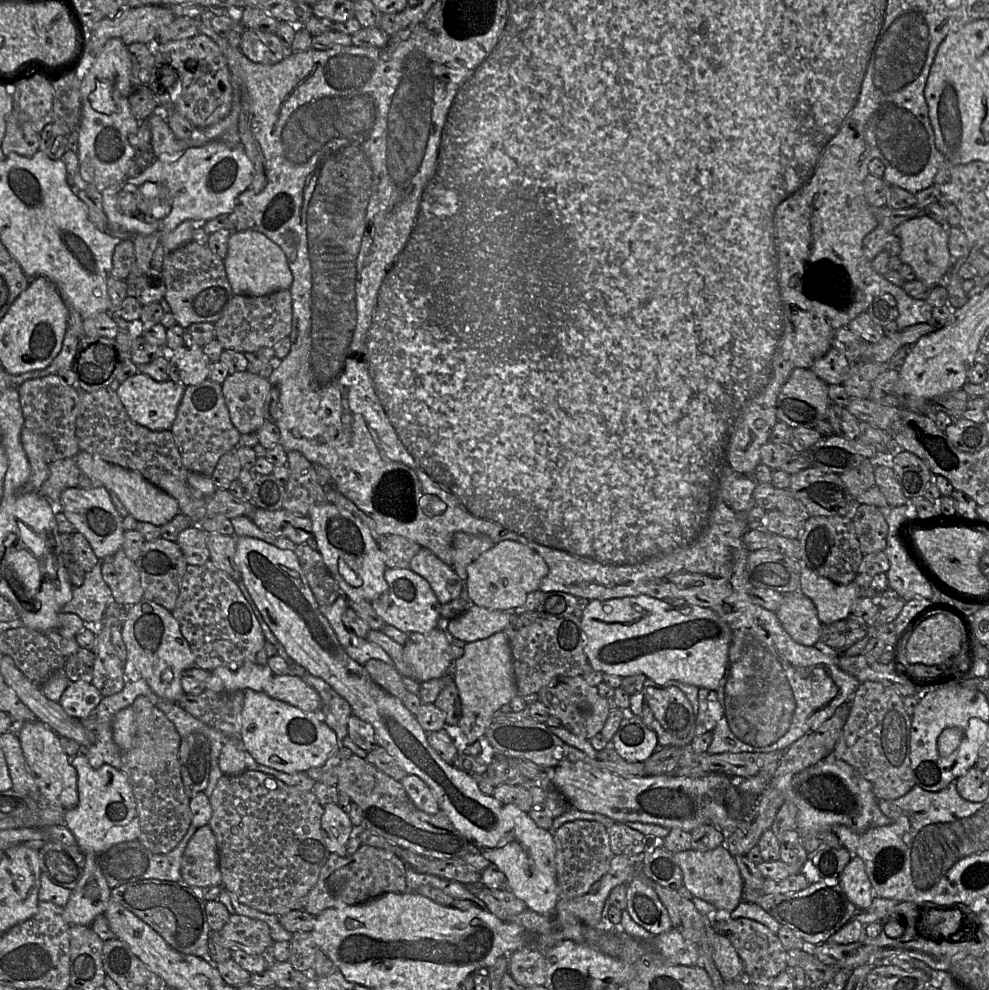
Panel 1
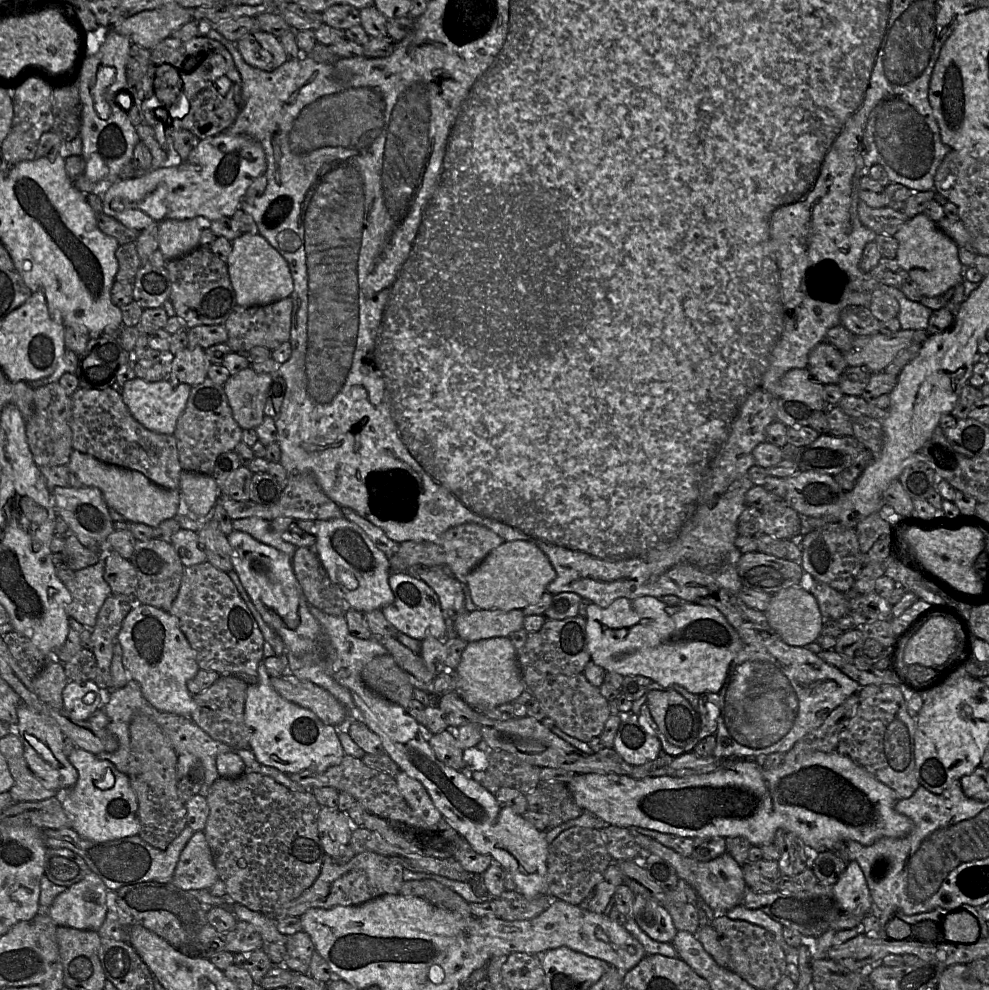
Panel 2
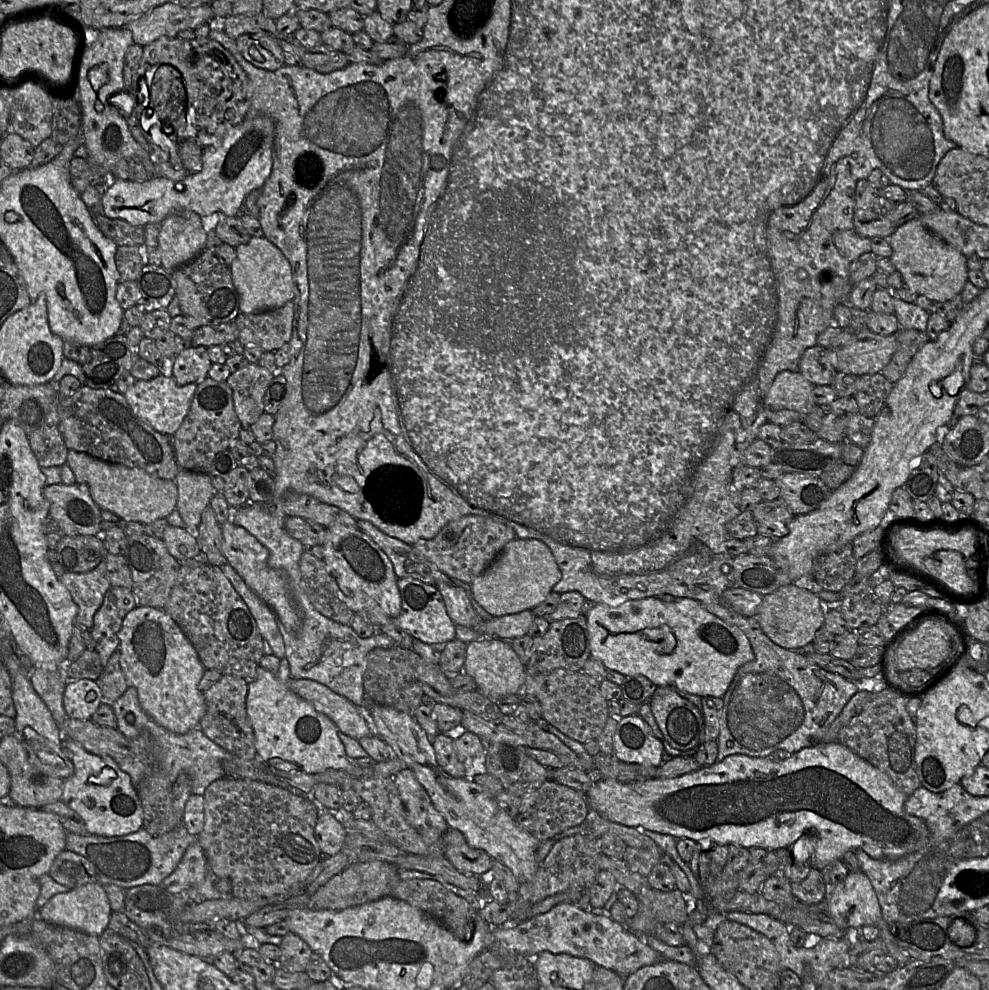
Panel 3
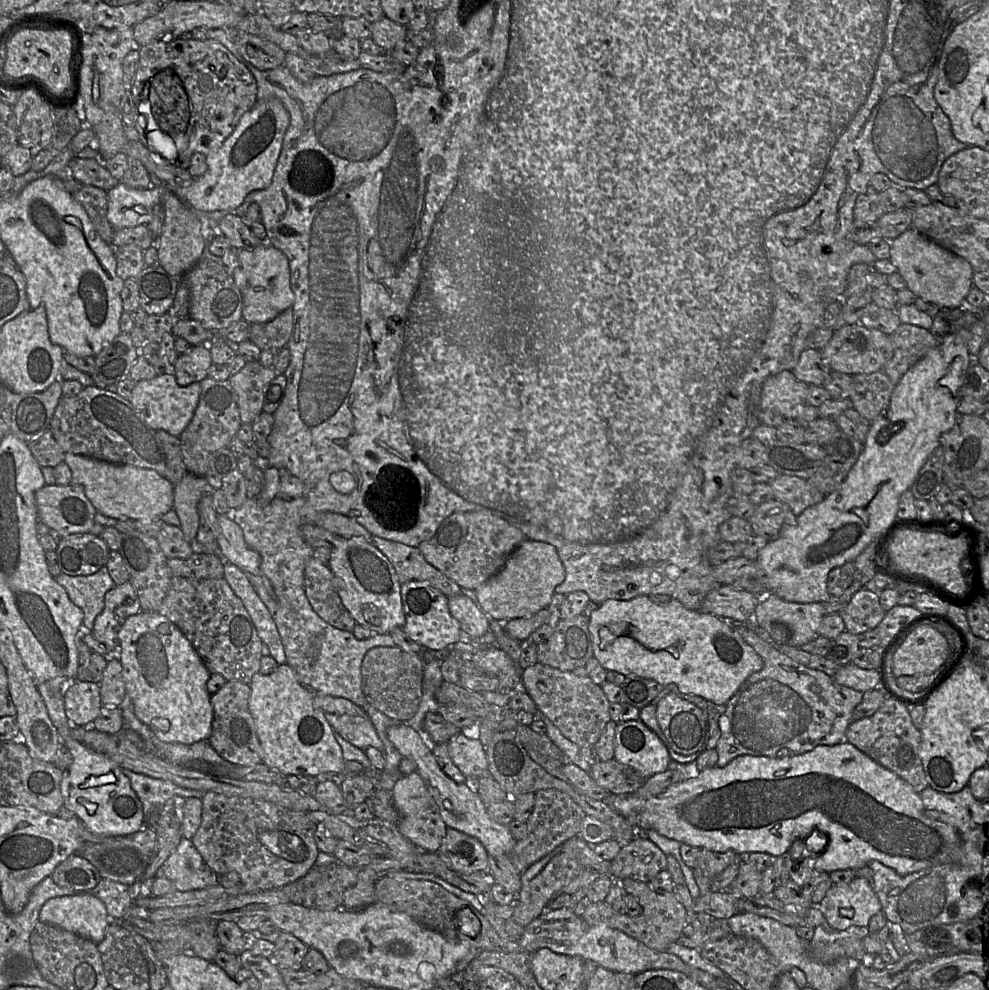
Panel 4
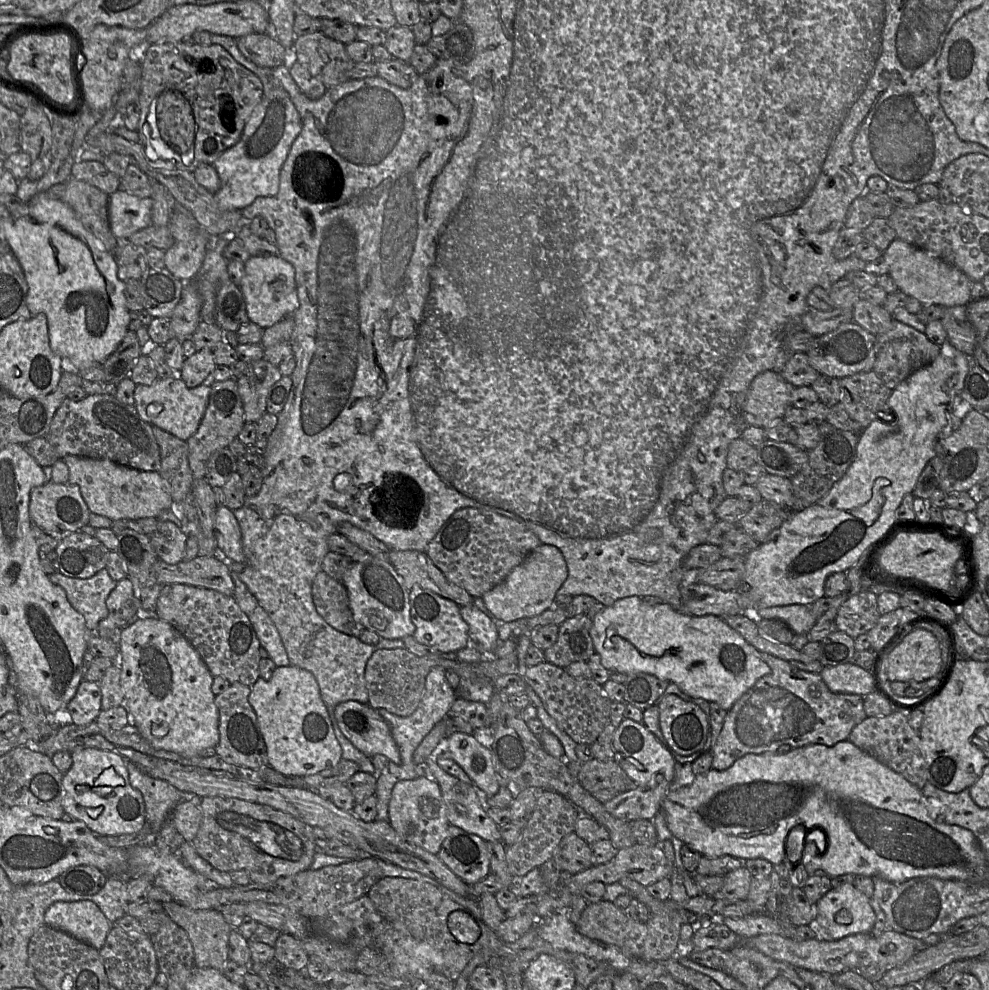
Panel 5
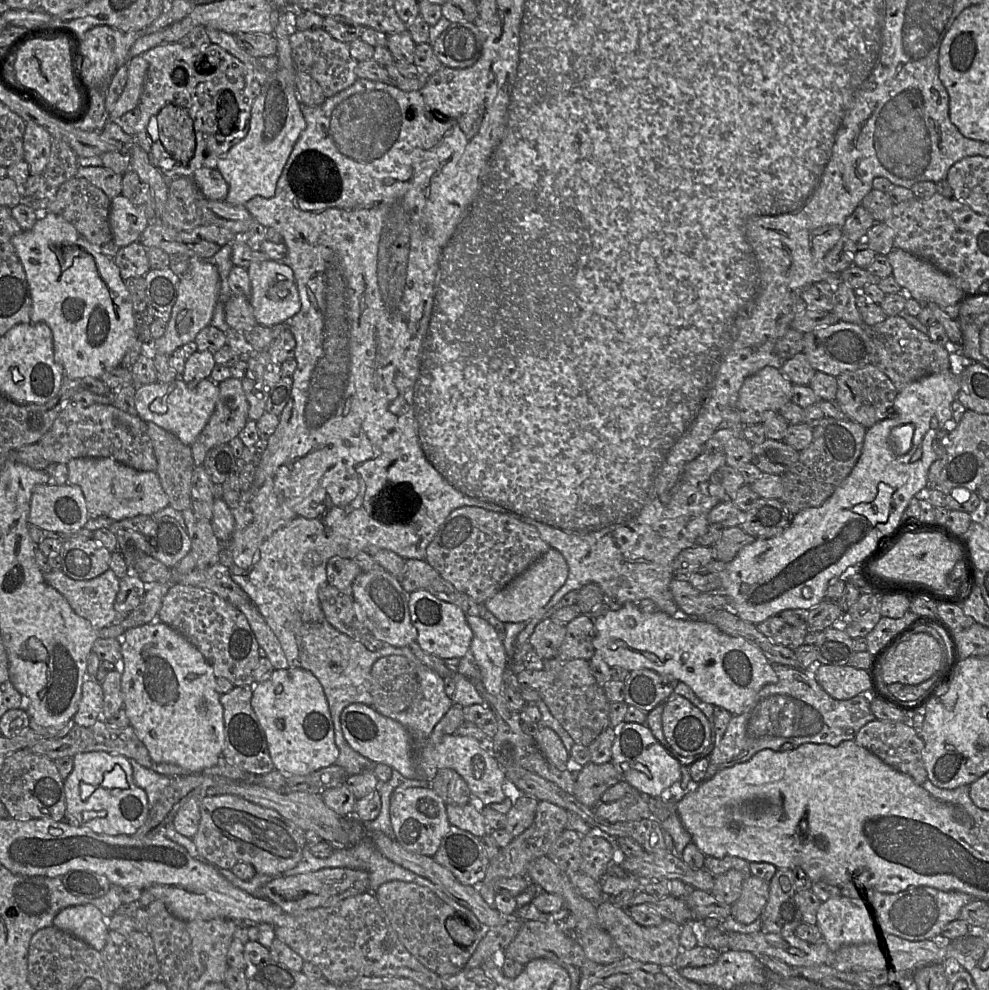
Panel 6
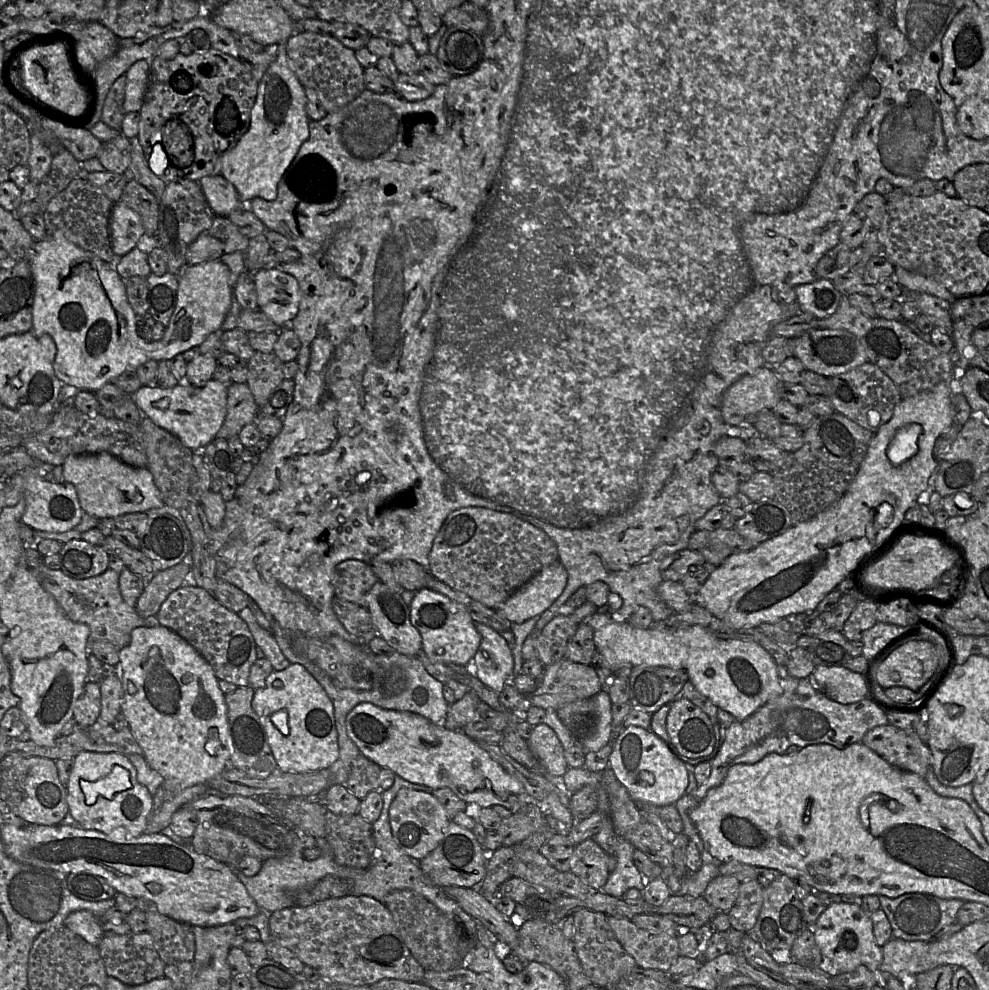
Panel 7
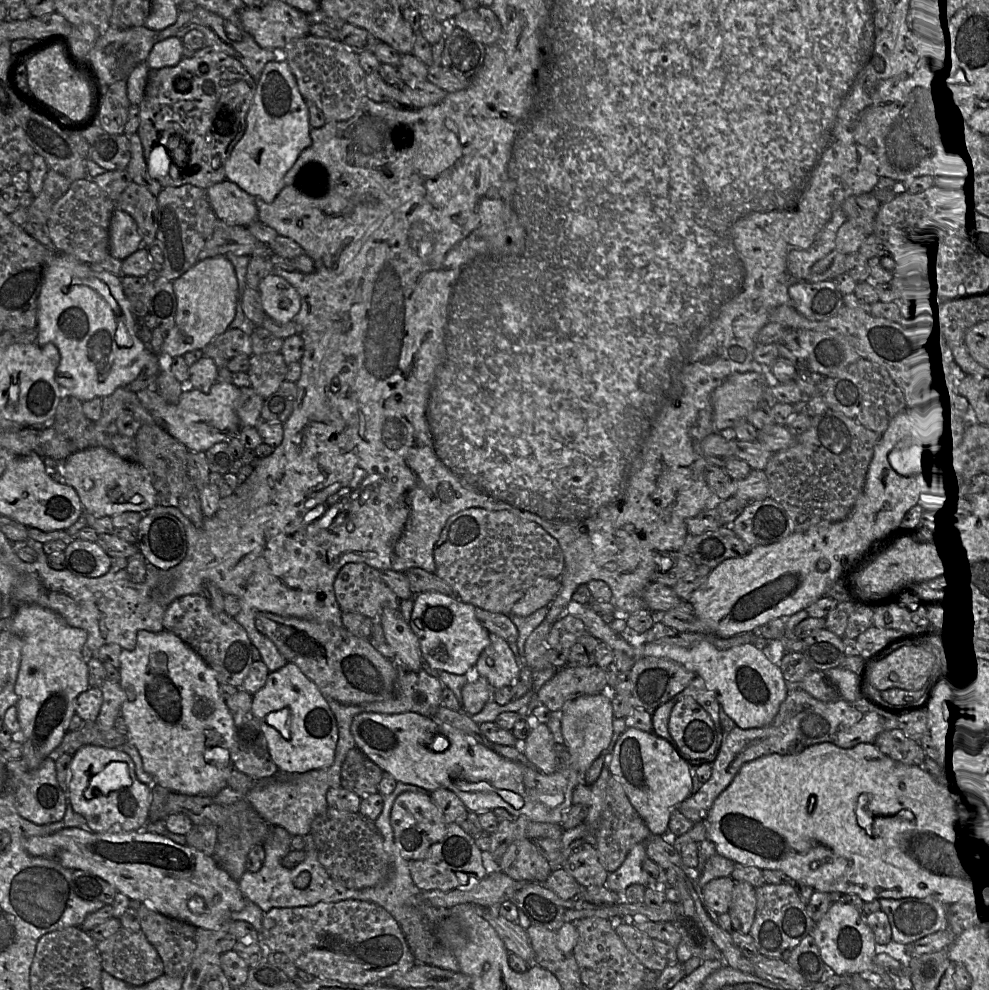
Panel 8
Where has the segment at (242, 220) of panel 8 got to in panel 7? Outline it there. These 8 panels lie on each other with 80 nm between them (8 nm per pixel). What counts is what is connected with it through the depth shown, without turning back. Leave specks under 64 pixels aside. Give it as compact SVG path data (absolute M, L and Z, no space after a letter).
M221 174L205 176L199 180L205 198L216 216L228 217L230 213L247 206L243 204L236 188Z

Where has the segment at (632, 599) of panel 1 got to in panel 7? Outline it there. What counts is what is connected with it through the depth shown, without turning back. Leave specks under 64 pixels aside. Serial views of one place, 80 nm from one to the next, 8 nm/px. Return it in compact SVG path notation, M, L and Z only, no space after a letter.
M598 613L585 620L594 630L596 651L599 651L609 663L611 670L623 666L663 666L684 670L695 688L706 696L718 708L731 713L737 721L743 721L755 713L769 700L783 694L780 668L772 656L759 644L748 640L719 638L699 625L676 626L670 622L655 623L646 629L634 627L629 621L615 622Z

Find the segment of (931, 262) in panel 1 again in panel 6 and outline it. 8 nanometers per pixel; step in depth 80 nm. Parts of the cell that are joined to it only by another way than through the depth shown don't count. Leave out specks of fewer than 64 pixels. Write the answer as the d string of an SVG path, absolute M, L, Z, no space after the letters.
M893 248L887 255L887 258L892 267L892 276L908 297L912 297L923 304L934 302L942 306L950 306L959 305L966 296L966 294L955 285L949 275L940 271L929 261L899 248Z

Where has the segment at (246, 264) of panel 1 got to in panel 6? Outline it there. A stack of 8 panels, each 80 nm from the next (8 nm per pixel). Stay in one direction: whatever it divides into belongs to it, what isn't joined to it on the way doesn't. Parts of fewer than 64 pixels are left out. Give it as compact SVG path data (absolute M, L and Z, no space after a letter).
M266 260L251 264L247 271L251 280L249 303L258 324L270 328L287 324L301 309L293 270L283 262Z

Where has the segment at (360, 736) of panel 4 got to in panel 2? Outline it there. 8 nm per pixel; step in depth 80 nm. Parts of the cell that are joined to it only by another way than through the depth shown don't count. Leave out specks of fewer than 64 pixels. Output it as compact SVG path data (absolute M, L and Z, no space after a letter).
M290 673L271 677L274 690L286 700L311 710L325 724L338 727L348 717L345 706L327 690Z

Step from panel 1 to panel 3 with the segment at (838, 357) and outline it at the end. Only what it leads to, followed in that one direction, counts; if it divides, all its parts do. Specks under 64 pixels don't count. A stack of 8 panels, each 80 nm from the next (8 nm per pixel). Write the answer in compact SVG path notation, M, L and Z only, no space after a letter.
M814 345L807 348L800 359L799 372L815 385L832 385L836 375L831 349Z

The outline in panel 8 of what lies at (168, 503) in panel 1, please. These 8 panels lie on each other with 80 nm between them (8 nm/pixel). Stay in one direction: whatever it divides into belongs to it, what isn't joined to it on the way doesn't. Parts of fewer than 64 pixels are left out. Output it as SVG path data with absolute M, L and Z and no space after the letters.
M102 446L69 455L64 460L64 483L75 489L84 512L96 517L112 517L127 511L145 513L158 505L157 492L148 471L140 463L124 460Z

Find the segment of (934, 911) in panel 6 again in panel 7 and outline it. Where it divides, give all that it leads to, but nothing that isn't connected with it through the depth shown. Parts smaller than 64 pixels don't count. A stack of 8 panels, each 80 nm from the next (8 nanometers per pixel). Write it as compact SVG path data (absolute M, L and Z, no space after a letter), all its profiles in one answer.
M907 893L897 898L878 896L880 908L885 912L892 929L892 936L906 941L930 941L944 927L956 921L964 901L942 899L930 894Z

